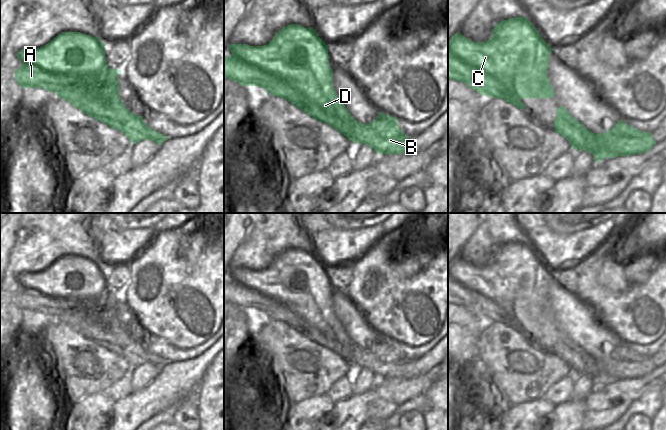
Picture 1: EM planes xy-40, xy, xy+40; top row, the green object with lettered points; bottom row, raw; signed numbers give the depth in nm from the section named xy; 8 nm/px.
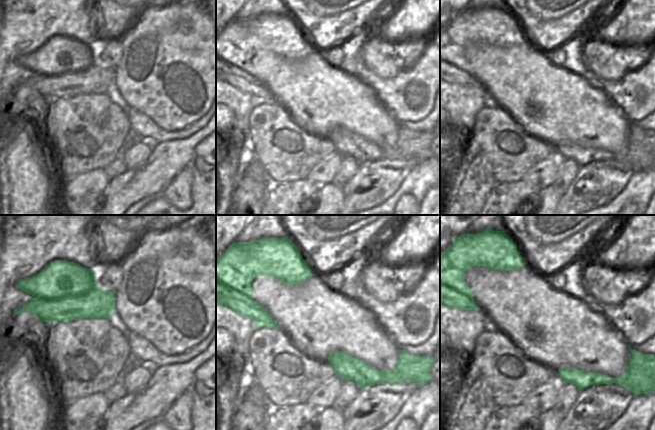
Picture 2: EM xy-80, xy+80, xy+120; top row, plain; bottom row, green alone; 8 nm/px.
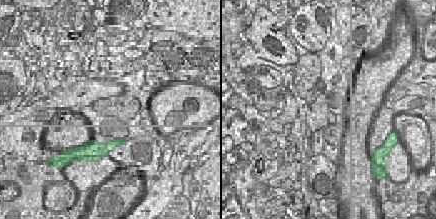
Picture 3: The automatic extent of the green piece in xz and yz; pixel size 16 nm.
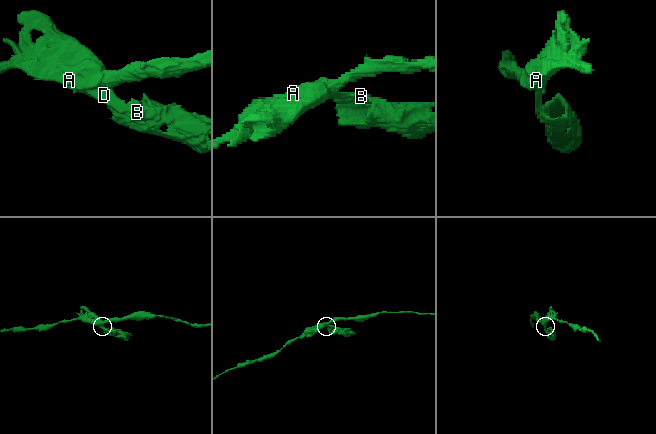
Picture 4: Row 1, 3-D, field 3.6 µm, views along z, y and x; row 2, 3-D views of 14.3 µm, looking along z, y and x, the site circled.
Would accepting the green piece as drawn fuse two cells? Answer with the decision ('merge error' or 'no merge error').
merge error

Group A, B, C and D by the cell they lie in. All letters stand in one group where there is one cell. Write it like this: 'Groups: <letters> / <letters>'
Groups: A / B C D.

